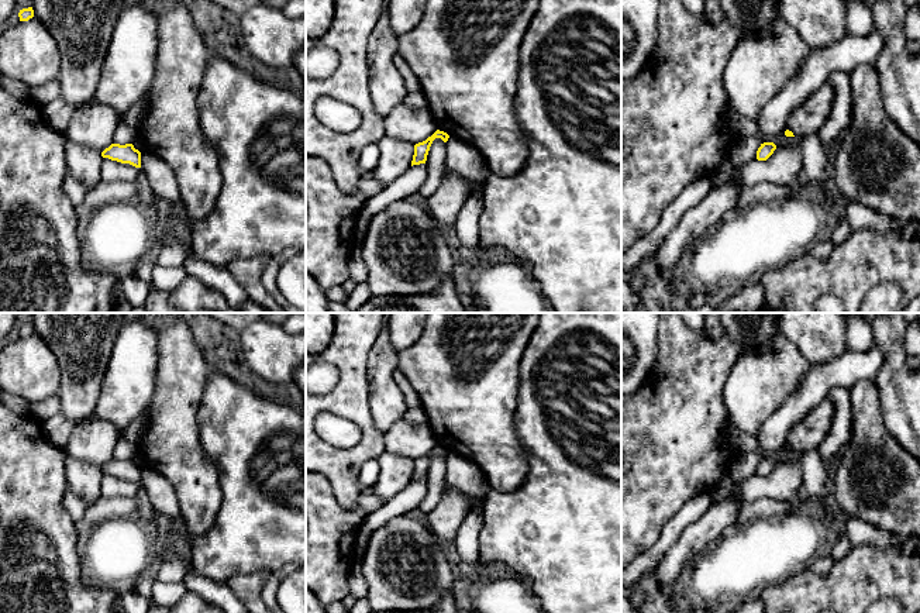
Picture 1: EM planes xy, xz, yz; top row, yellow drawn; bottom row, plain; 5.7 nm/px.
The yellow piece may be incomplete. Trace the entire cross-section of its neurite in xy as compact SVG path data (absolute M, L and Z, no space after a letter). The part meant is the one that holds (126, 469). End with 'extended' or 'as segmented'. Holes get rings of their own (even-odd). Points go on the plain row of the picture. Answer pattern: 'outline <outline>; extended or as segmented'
outline M111 459L101 468L103 473L141 483L141 468L132 459Z; as segmented

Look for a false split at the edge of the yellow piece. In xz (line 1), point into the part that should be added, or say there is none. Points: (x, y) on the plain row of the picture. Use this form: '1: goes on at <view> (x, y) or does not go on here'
1: does not go on here

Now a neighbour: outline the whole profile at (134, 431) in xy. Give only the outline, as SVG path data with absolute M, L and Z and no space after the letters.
M148 409L138 414L131 424L127 427L121 437L124 437L130 444L138 447L139 440L148 424Z

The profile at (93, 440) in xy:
M86 417L76 427L65 448L66 454L79 461L87 461L101 469L108 464L121 431L110 421Z

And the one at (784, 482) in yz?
M795 462L776 464L766 476L752 476L750 479L734 482L733 490L738 493L745 503L762 497L789 502L803 486L802 468Z

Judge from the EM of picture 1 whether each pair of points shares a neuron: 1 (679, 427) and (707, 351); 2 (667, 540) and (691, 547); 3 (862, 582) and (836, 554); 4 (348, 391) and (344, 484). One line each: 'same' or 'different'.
1: same
2: different
3: different
4: same

